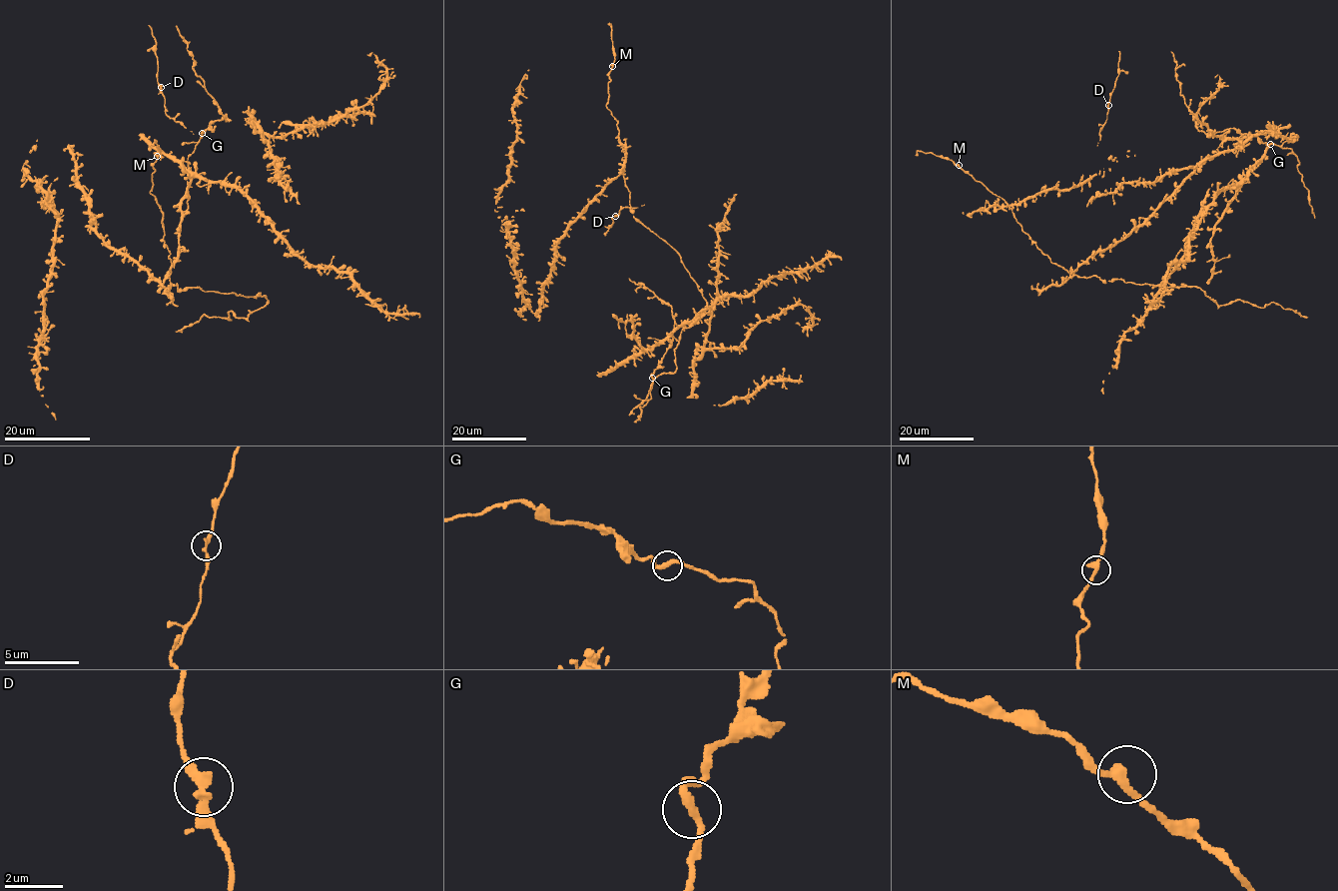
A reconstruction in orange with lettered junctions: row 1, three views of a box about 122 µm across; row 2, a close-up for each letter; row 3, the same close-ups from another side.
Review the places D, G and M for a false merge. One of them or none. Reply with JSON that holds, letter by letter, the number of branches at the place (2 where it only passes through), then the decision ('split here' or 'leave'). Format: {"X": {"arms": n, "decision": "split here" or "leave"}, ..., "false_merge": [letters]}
{"D": {"arms": 2, "decision": "leave"}, "G": {"arms": 2, "decision": "leave"}, "M": {"arms": 2, "decision": "leave"}, "false_merge": []}

